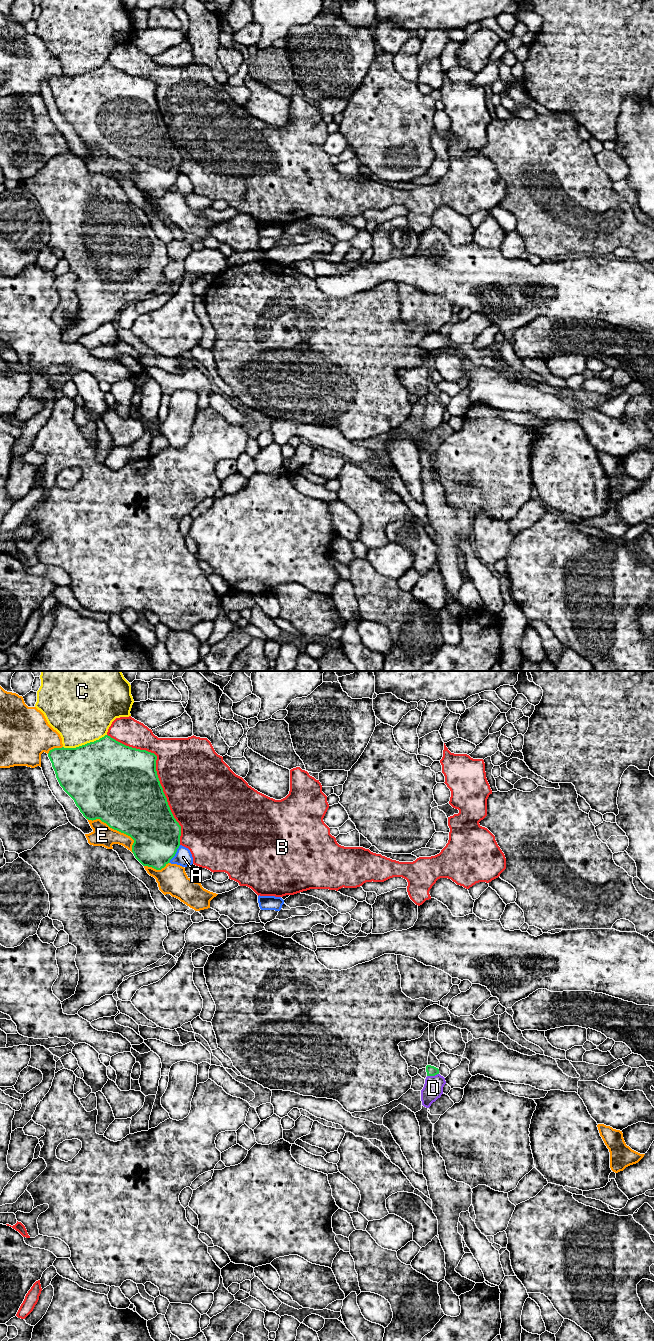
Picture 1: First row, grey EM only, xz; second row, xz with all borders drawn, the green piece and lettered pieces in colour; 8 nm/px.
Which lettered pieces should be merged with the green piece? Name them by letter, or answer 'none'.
D

